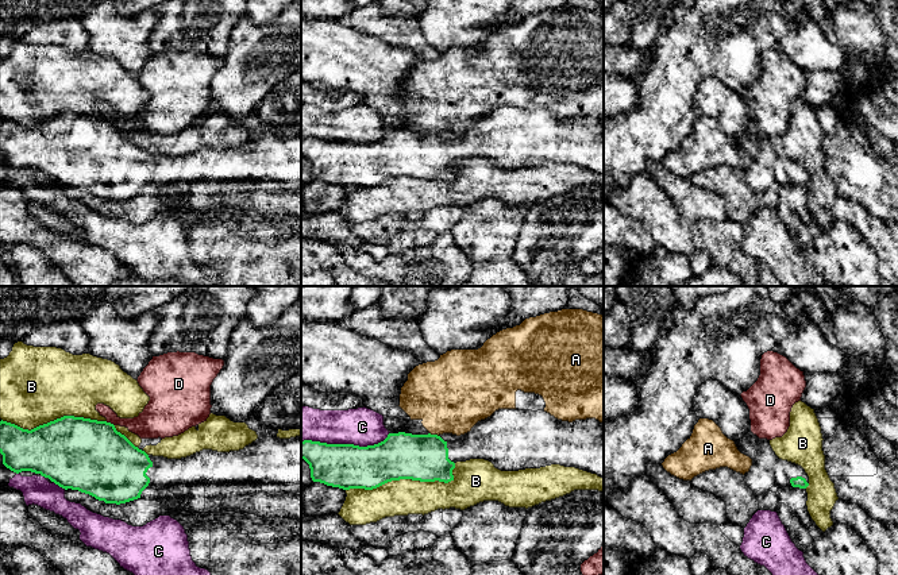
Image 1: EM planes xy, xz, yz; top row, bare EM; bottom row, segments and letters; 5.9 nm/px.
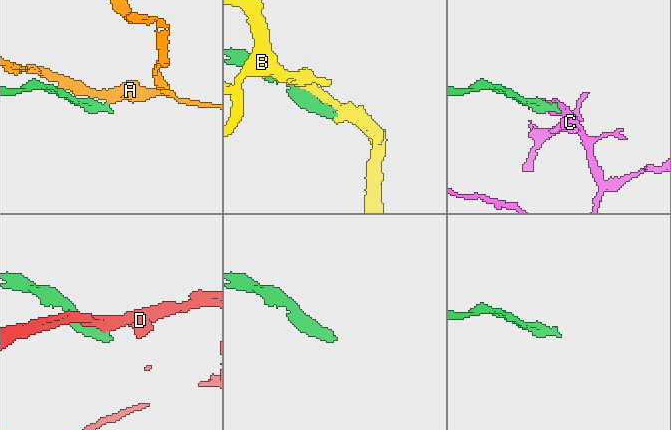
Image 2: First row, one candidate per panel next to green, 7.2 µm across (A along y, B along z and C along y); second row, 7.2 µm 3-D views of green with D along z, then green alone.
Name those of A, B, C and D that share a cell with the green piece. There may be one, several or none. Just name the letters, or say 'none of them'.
none of them

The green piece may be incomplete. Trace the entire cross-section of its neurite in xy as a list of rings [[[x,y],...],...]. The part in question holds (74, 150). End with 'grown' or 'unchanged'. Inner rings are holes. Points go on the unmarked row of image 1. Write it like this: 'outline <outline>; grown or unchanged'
outline [[[63,113],[31,128],[0,119],[3,162],[19,171],[31,169],[59,185],[78,188],[105,201],[126,201],[140,196],[144,186],[163,188],[176,182],[294,181],[301,182],[301,132],[290,136],[257,136],[239,148],[203,147],[181,157],[147,153],[115,123],[84,115]]]; grown

